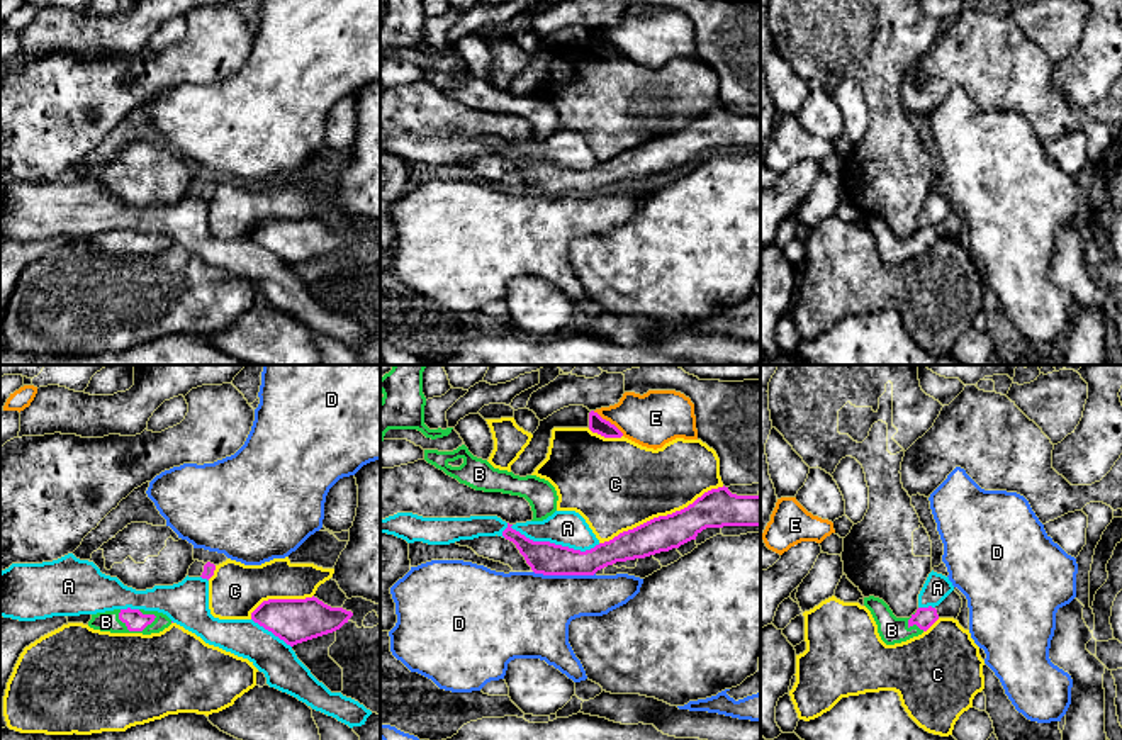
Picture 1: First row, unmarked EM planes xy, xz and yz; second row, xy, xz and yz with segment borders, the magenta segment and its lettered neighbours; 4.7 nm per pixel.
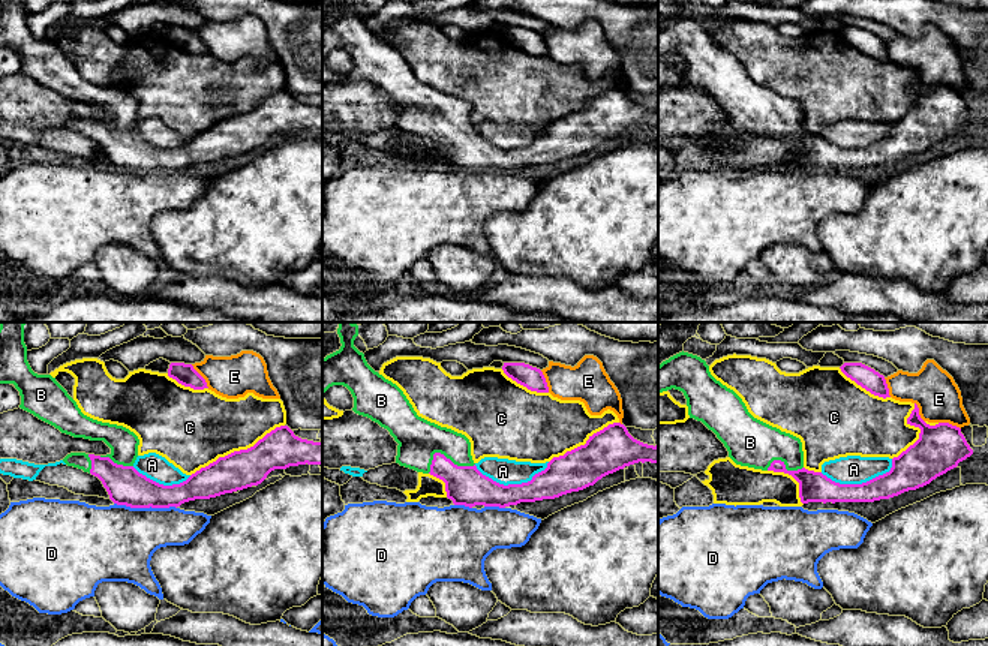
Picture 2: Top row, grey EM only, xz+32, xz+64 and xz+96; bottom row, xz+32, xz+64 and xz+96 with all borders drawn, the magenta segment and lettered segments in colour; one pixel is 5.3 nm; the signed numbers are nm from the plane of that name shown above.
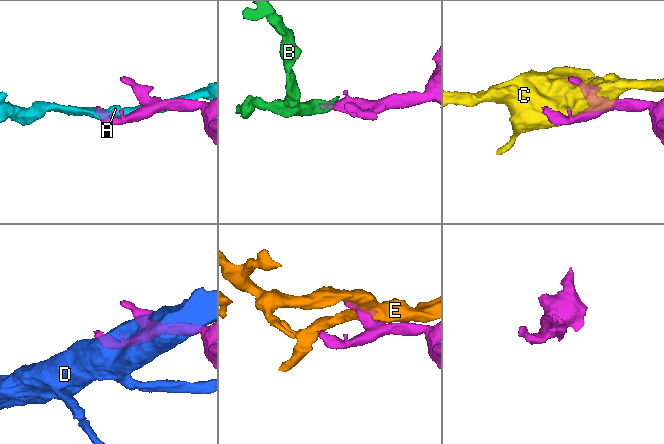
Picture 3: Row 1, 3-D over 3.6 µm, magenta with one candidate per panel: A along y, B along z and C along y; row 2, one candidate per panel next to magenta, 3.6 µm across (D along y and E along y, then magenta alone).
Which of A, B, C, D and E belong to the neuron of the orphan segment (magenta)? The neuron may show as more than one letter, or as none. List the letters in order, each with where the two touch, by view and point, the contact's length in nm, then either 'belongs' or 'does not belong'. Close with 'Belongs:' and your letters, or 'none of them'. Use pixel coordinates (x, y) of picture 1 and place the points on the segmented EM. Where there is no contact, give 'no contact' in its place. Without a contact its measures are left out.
A: xz (549, 542) | 480 nm | does not belong
B: xy (133, 630) | 190 nm | belongs
C: xz (661, 516) | 650 nm | does not belong
D: xz (564, 574) | 300 nm | does not belong
E: xz (608, 421) | 190 nm | does not belong
Belongs: B

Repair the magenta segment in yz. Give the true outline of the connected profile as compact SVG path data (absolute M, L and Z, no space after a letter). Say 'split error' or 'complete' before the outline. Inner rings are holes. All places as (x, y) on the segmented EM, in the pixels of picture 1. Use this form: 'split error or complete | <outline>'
split error | M874 596L864 597L864 606L871 611L881 640L886 645L906 642L927 631L937 619L937 609L918 608L910 618L896 618L889 606Z

